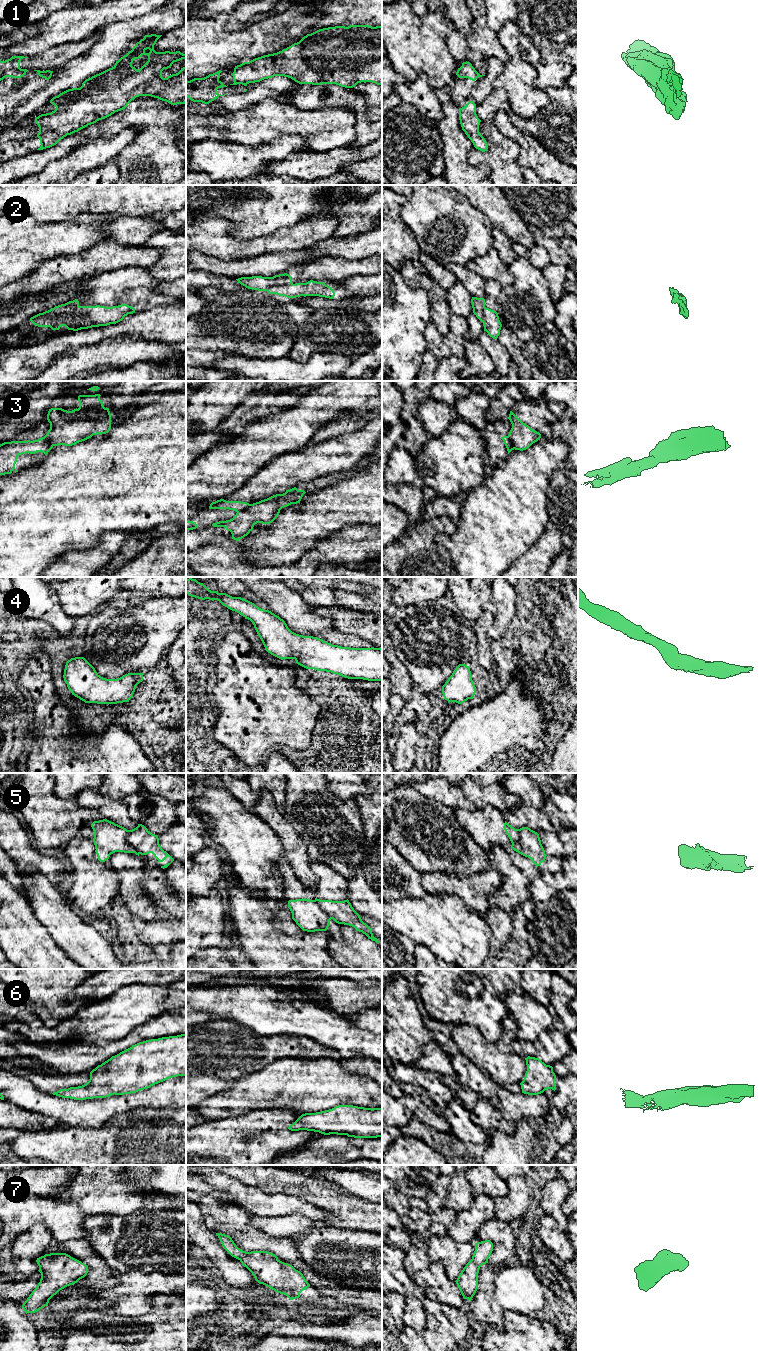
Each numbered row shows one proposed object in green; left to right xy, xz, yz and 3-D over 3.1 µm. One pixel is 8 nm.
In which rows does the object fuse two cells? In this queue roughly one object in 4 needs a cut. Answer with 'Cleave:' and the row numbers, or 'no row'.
Cleave: 1, 2, 3, 5

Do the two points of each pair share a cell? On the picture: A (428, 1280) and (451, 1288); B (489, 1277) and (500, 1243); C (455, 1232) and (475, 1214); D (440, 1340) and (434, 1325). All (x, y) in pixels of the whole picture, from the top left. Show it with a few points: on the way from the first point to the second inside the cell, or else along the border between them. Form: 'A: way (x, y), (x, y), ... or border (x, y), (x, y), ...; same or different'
A: way (434, 1284), (439, 1289), (445, 1289); same
B: border (487, 1263), (495, 1268); different
C: way (461, 1230), (470, 1220); same
D: way (440, 1336), (438, 1329); same

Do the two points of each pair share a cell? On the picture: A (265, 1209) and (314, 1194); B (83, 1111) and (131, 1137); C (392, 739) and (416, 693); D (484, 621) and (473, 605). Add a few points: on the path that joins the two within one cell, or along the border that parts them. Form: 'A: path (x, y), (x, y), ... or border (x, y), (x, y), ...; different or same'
A: border (276, 1192), (298, 1196), (320, 1209); different
B: border (127, 1114), (112, 1117), (97, 1128), (82, 1127); different
C: path (396, 728), (397, 724), (416, 704); same
D: border (483, 612), (470, 625); different

